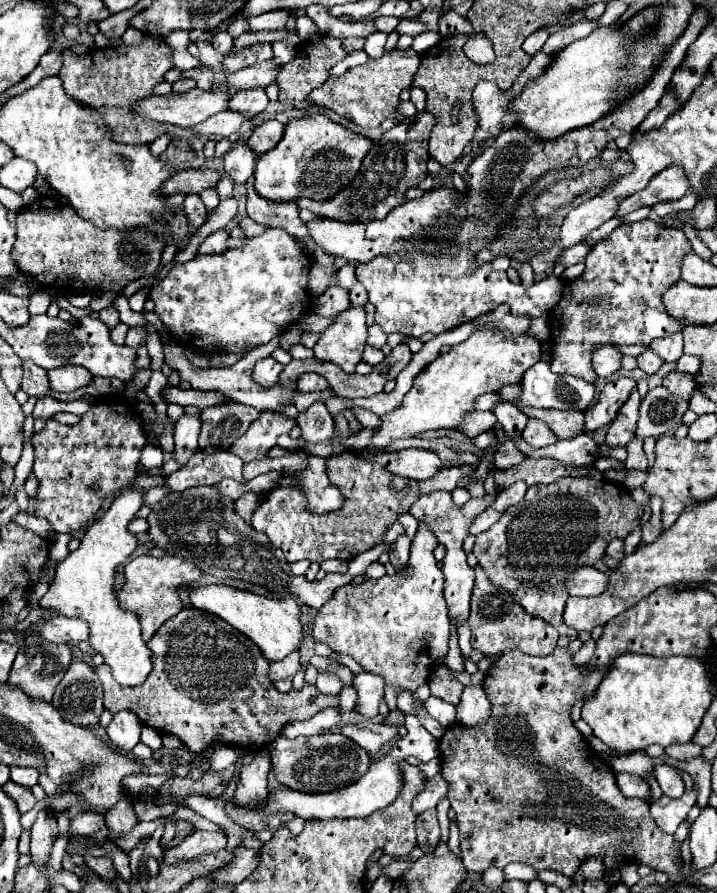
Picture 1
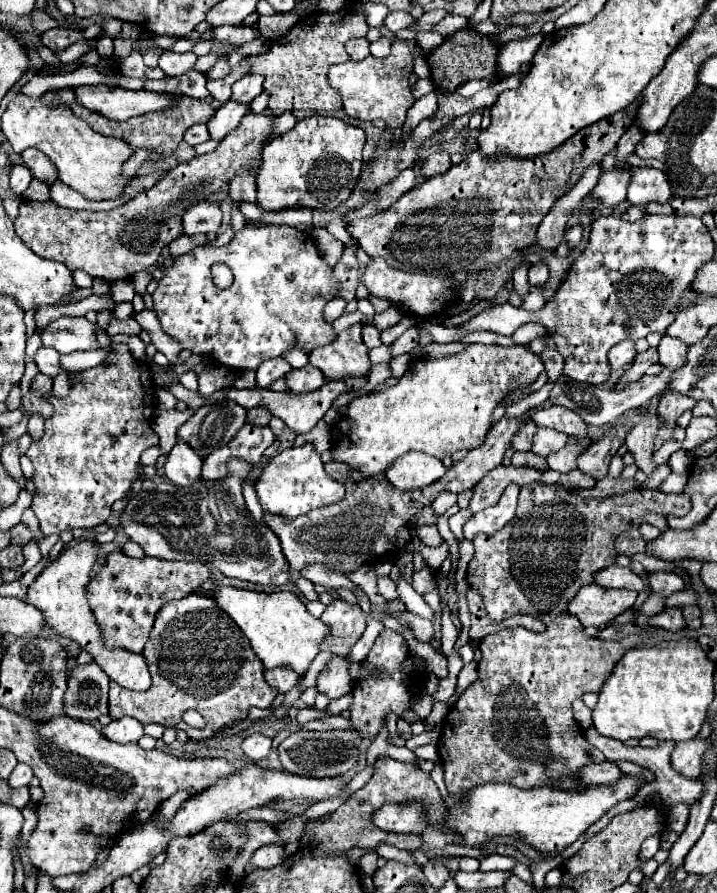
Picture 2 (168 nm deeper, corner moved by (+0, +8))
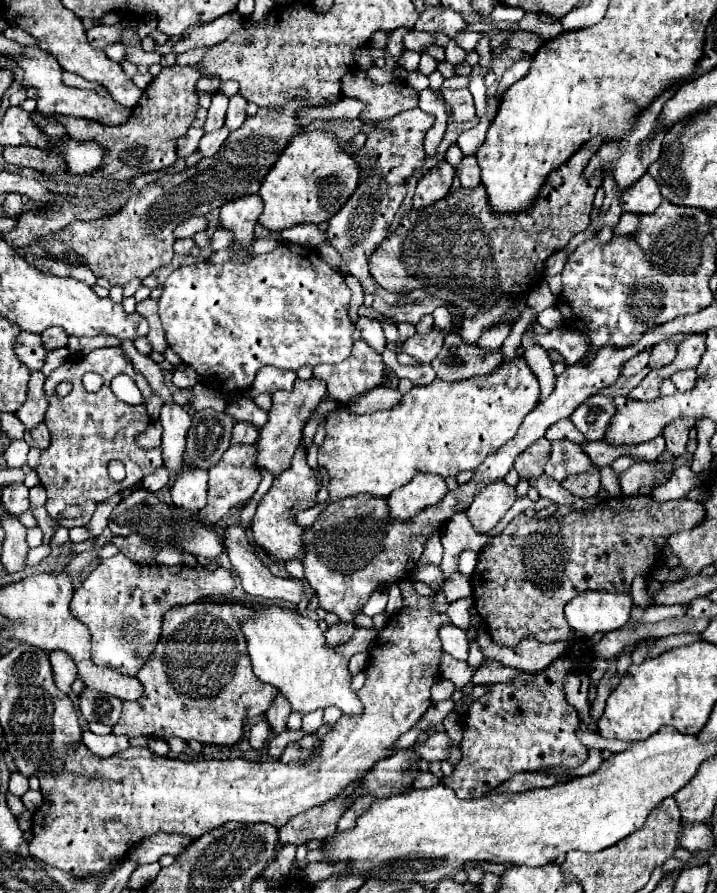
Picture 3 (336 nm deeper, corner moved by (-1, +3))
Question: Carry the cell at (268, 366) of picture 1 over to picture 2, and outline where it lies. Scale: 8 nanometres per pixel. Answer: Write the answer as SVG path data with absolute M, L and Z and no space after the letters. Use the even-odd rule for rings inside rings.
M283 357L267 359L257 367L257 387L269 387L279 377L285 377L291 371L291 365Z

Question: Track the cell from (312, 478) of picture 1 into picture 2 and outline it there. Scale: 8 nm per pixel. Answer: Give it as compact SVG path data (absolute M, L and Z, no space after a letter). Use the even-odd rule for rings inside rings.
M305 443L301 447L291 447L291 449L281 451L279 455L275 455L265 465L263 475L255 483L255 489L261 499L263 511L279 513L285 519L293 519L293 517L303 515L311 509L333 505L333 503L339 503L345 499L345 487L325 473L321 455L315 451L315 447L311 443ZM275 491L279 491L279 493L275 493ZM281 491L287 491L287 493L281 493ZM285 499L287 499L287 503L283 503Z

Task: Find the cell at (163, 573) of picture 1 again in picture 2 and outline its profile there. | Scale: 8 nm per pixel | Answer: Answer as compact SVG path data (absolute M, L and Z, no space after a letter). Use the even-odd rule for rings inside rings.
M115 551L107 555L105 565L91 579L87 587L87 597L103 629L107 647L123 647L141 653L157 611L167 601L187 597L205 579L209 579L209 569L205 563L199 561L163 561L157 557L133 559L125 553Z

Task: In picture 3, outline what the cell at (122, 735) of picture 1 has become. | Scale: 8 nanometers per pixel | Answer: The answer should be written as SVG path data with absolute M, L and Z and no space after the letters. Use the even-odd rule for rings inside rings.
M90 730L84 732L82 736L82 742L86 744L86 748L100 756L100 758L110 758L122 750L126 750L130 744L128 744L128 738L126 736L116 736L116 734L108 734L108 736L98 736Z

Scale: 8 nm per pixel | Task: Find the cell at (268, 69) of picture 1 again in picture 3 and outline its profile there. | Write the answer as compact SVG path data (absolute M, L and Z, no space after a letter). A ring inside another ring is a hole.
M236 94L236 96L230 98L230 106L228 106L228 112L226 112L226 122L224 122L224 126L226 126L228 130L236 130L236 128L242 126L242 122L246 120L244 106L246 106L244 96Z

